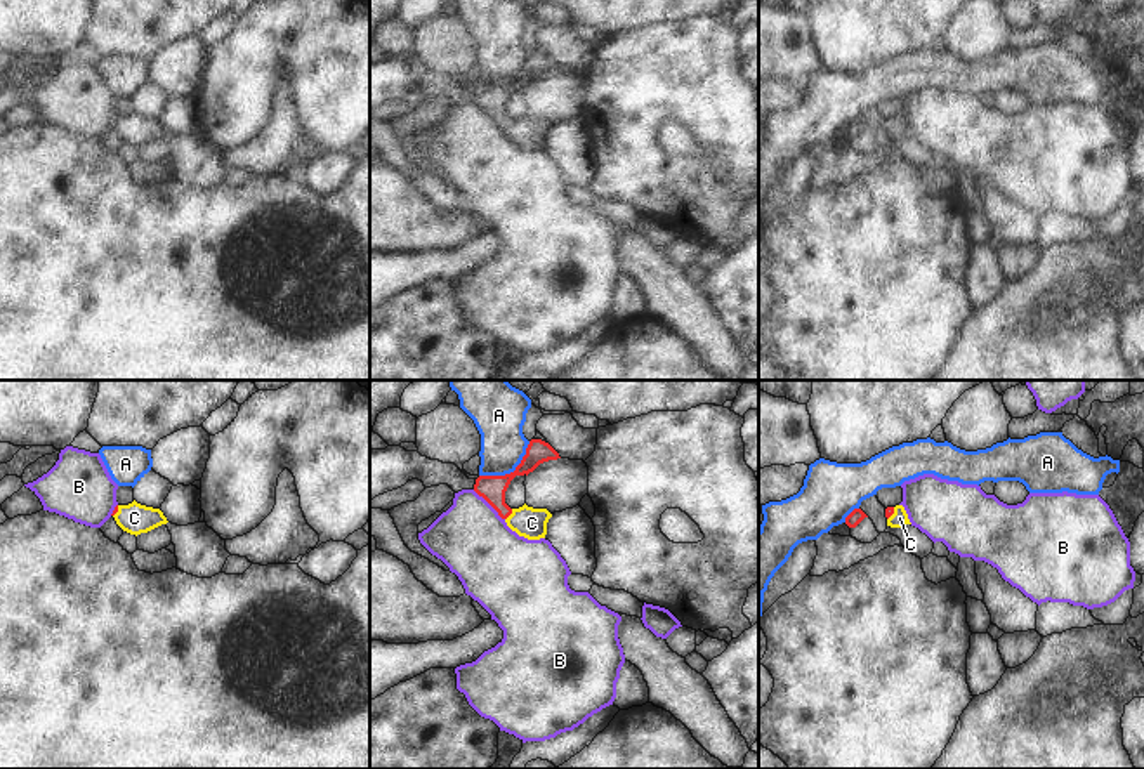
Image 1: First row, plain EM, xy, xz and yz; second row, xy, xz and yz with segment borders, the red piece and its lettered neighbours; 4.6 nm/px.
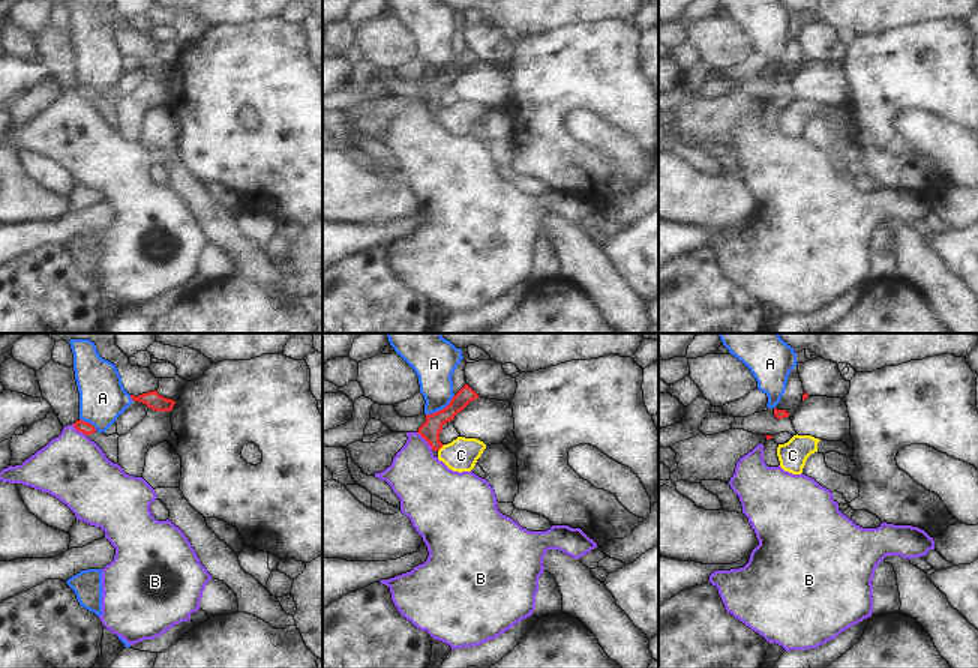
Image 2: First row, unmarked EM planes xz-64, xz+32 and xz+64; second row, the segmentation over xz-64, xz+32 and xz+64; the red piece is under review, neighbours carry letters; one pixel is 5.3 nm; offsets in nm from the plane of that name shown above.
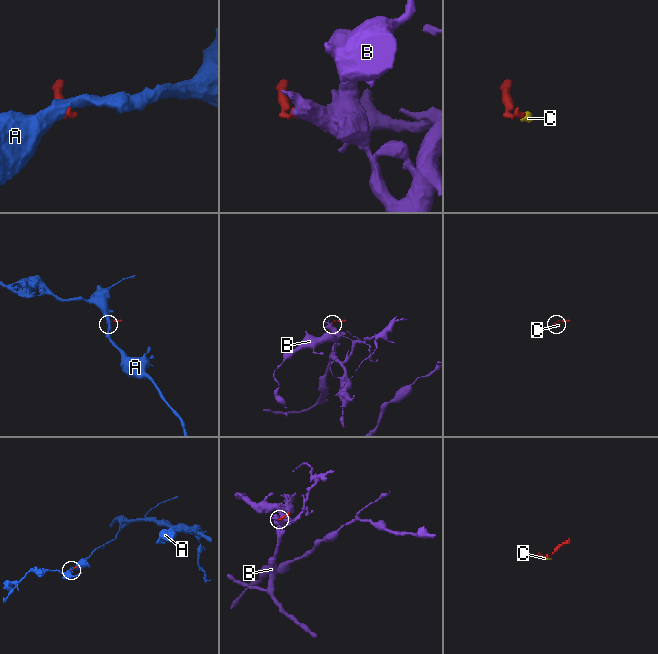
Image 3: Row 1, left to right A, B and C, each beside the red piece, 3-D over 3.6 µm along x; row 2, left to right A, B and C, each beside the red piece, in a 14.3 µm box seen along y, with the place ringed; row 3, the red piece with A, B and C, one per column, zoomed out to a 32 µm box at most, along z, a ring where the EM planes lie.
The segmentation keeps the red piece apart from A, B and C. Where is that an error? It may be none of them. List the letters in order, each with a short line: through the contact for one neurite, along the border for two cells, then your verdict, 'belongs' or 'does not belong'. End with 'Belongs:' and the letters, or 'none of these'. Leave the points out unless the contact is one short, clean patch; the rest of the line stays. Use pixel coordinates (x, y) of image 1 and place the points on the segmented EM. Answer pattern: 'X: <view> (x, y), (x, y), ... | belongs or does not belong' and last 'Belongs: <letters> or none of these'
A: xz (530, 441), (521, 462), (512, 471), (479, 476) | does not belong
B: xz (473, 490), (504, 519) | does not belong
C: xz (492, 488), (497, 502), (511, 512), (518, 519), (532, 523) | belongs
Belongs: C

